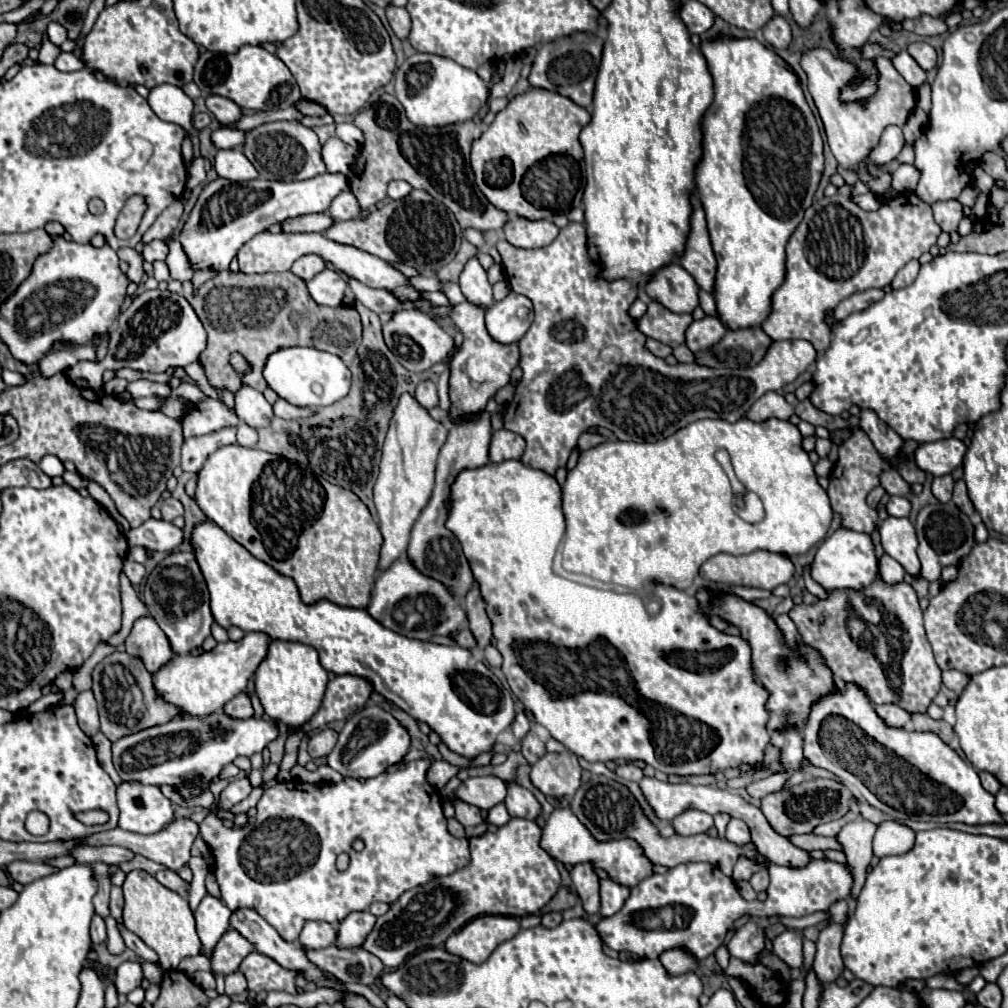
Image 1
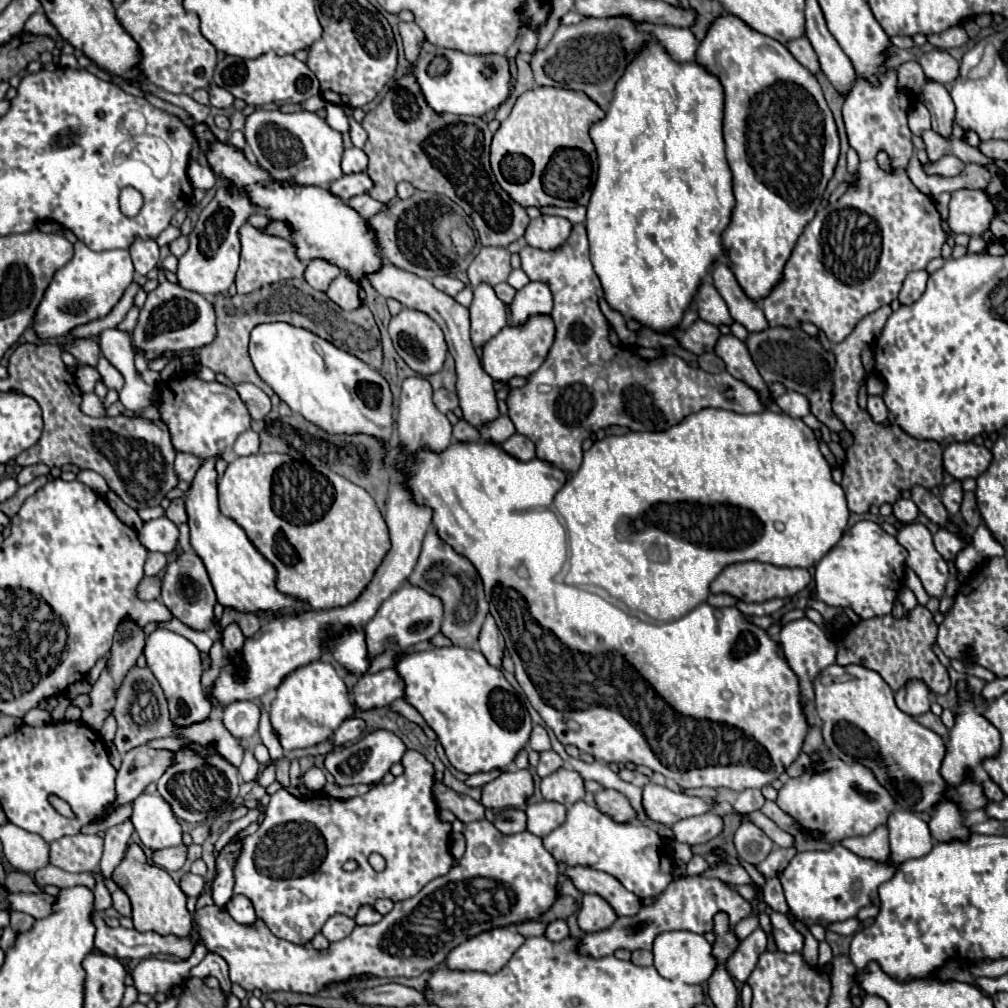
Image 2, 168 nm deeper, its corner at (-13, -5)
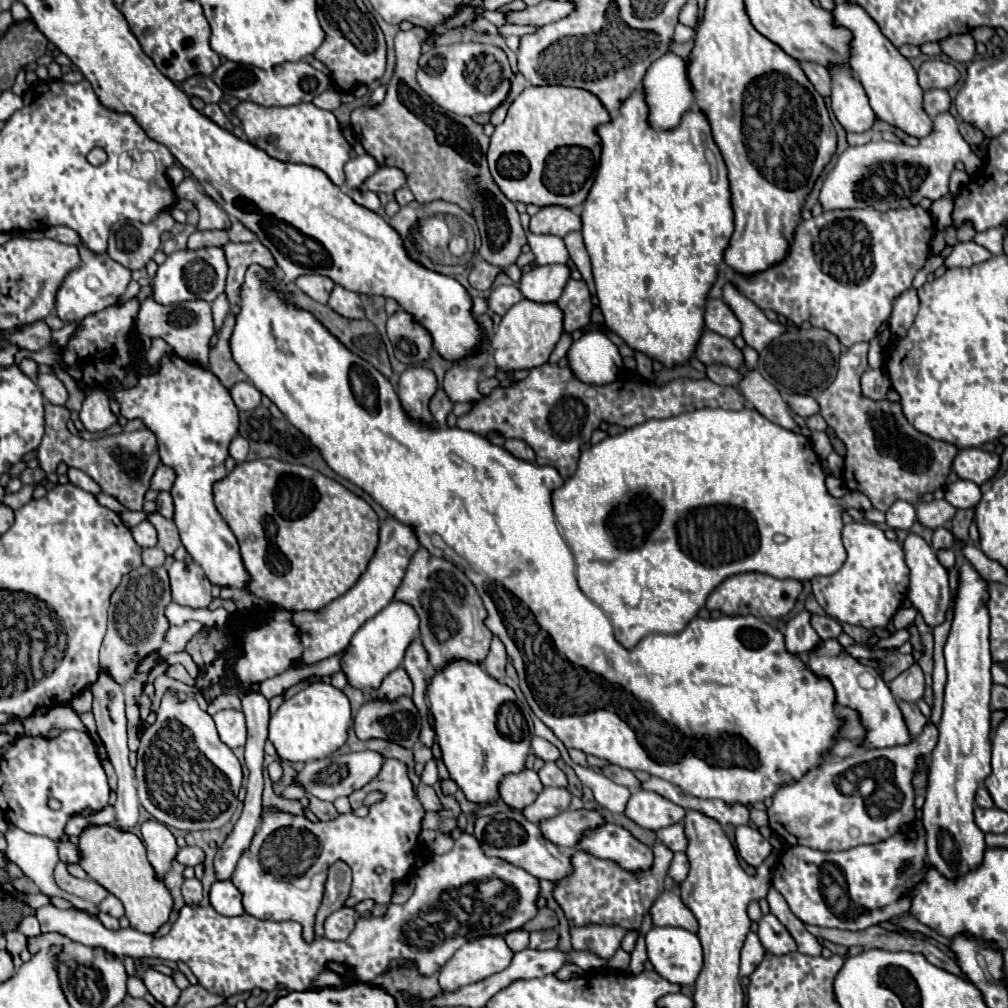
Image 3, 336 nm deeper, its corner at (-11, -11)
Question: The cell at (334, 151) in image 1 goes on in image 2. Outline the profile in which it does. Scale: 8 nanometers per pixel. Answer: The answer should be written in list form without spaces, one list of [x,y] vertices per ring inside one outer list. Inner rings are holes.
[[[360,148],[344,150],[344,156],[342,156],[342,170],[344,170],[344,174],[364,172],[366,166],[368,166],[368,158],[366,158],[364,150],[360,150]]]

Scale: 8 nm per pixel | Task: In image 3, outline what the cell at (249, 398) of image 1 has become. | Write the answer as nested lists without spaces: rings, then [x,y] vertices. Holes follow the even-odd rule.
[[[248,382],[236,384],[236,386],[232,388],[230,396],[232,396],[234,404],[238,406],[238,410],[244,410],[244,412],[256,410],[256,408],[260,406],[260,398],[262,398],[262,394],[260,394],[252,384],[248,384]]]

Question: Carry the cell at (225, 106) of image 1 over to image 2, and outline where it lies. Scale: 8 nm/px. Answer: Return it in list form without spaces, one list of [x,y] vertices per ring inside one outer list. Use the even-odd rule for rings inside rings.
[[[210,84],[206,90],[210,94],[210,104],[214,108],[230,108],[234,104],[234,96],[228,90],[224,90],[224,88],[216,86],[216,84]]]

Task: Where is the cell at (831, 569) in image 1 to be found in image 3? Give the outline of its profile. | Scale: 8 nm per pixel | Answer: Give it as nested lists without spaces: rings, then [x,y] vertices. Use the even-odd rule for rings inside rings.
[[[862,522],[846,524],[842,540],[848,552],[844,566],[832,576],[812,578],[812,592],[824,612],[838,622],[856,624],[866,630],[886,628],[908,592],[908,566],[904,562],[902,546],[888,540],[876,524]]]

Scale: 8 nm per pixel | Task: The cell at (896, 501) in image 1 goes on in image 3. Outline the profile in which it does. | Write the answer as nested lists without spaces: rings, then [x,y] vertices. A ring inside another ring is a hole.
[[[902,500],[894,502],[886,512],[886,524],[894,530],[908,530],[914,524],[914,520],[916,520],[914,506]]]

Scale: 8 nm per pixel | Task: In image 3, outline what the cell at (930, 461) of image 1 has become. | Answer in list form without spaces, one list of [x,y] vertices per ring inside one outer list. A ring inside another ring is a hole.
[[[964,448],[956,454],[952,470],[962,480],[970,480],[974,484],[984,484],[998,472],[1000,456],[992,452],[984,452],[980,448]]]

